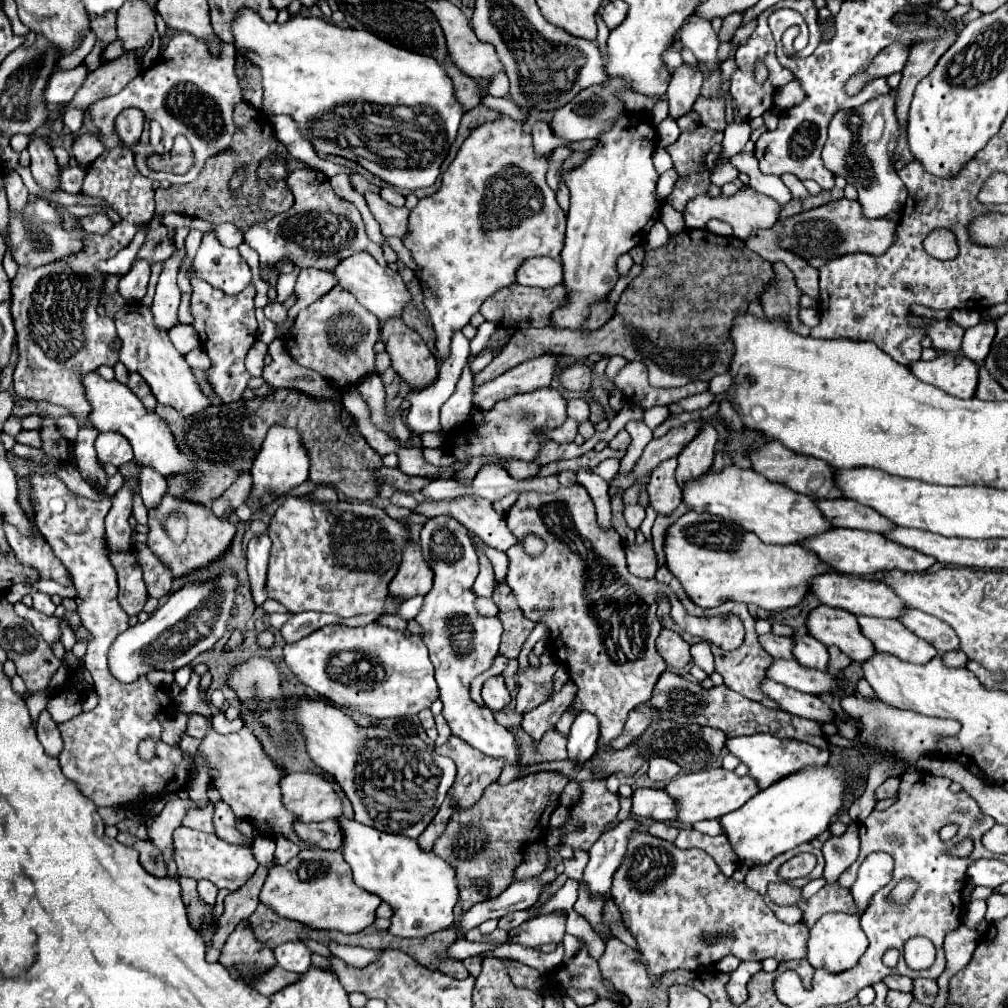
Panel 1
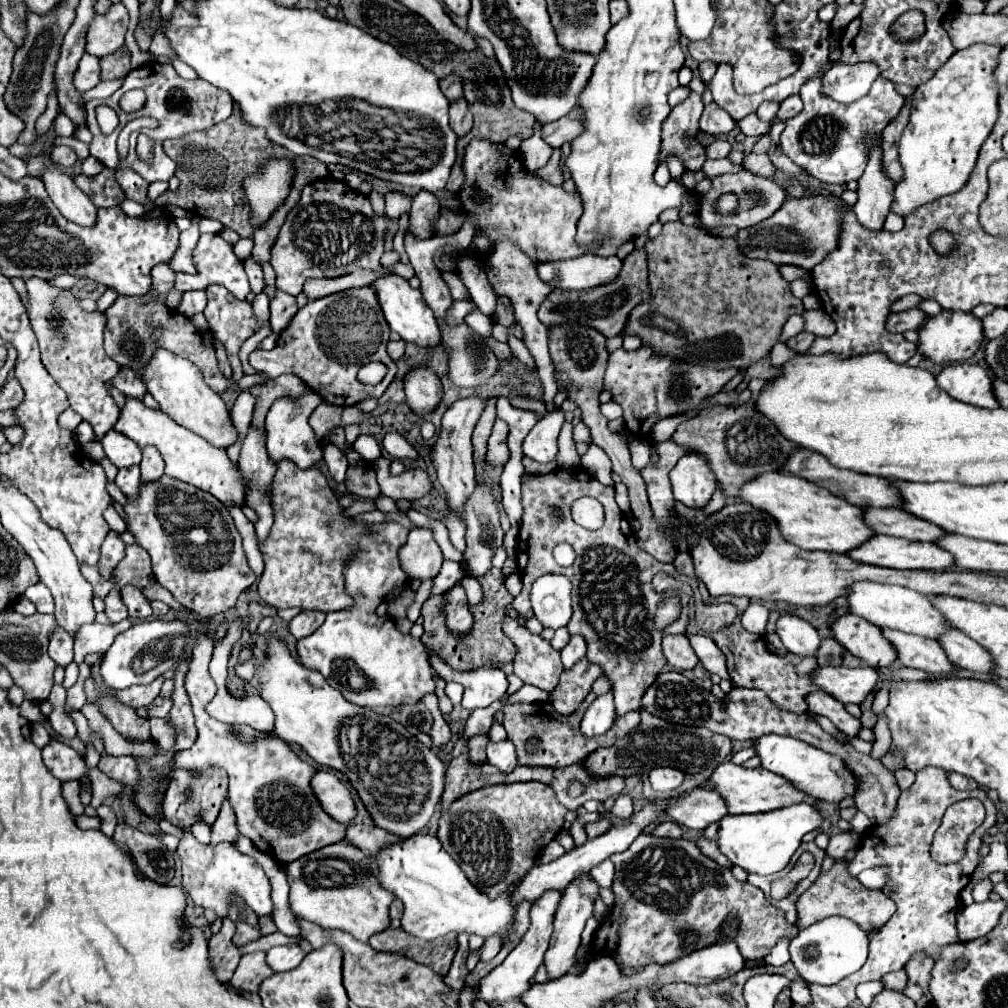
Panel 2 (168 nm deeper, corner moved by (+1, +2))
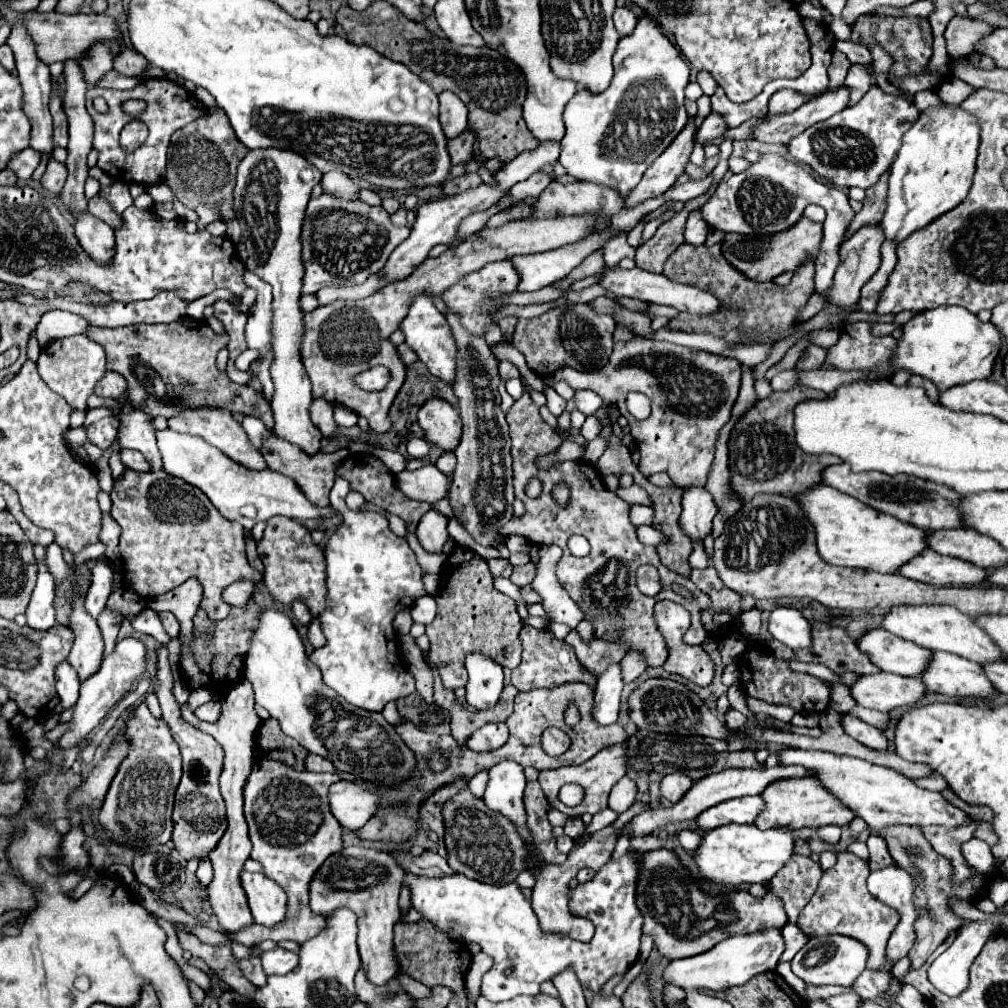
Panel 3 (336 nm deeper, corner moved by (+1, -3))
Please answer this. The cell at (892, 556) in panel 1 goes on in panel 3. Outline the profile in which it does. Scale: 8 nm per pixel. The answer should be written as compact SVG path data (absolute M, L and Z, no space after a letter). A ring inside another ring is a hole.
M924 549L920 555L910 559L898 569L900 575L908 579L916 579L922 583L930 583L936 587L950 585L974 585L984 581L986 571L972 565L970 561L962 561L956 557L944 557L934 553L932 549Z

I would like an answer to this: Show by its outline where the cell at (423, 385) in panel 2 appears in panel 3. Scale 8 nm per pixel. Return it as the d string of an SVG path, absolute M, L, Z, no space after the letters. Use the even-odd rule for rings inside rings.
M432 395L418 411L418 423L426 433L426 441L452 451L462 433L460 413L444 399Z

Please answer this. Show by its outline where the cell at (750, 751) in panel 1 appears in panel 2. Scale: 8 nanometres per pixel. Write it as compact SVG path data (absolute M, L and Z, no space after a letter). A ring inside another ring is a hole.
M768 734L768 736L758 738L754 748L756 748L758 758L762 760L762 766L766 770L788 778L792 784L796 784L804 792L812 794L814 798L838 804L846 796L856 794L858 780L846 768L846 764L842 762L840 756L828 754L828 752L824 752L820 748L814 748L814 746L802 742L802 740L794 740L794 738L786 738L786 736L778 736L778 734Z

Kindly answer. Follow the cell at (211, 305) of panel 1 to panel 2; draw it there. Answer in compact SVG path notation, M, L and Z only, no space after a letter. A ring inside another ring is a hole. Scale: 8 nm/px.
M212 284L206 288L208 306L204 308L204 316L208 320L214 338L226 346L228 360L232 366L232 380L240 380L244 376L242 364L238 358L238 350L248 336L252 336L254 314L252 306L246 300L228 300L230 294L226 288Z

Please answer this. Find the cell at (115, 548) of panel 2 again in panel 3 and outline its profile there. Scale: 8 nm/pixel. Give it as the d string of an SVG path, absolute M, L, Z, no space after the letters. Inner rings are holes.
M98 557L92 563L92 583L86 593L86 609L92 613L92 617L98 617L106 605L106 599L112 591L112 575L114 569L108 559Z

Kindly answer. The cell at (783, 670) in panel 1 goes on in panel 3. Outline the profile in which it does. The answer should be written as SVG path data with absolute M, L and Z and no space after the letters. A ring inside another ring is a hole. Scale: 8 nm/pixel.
M892 673L862 675L850 685L850 695L858 705L884 713L894 707L914 707L920 703L924 693L926 687L916 677Z

